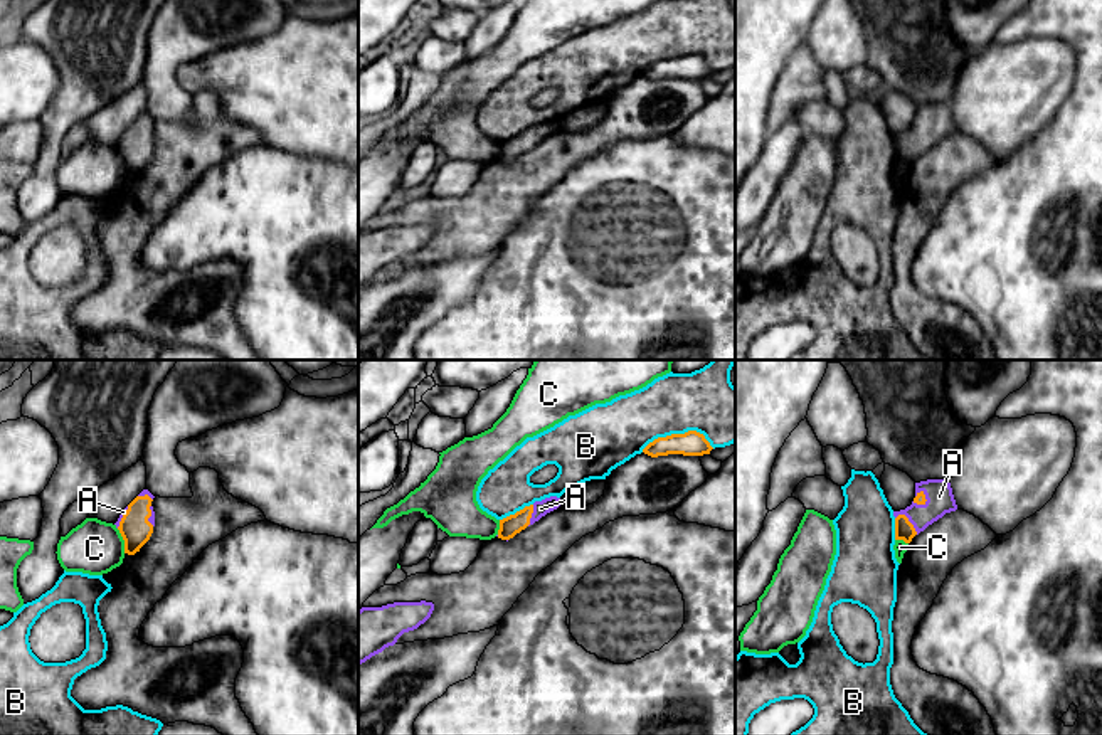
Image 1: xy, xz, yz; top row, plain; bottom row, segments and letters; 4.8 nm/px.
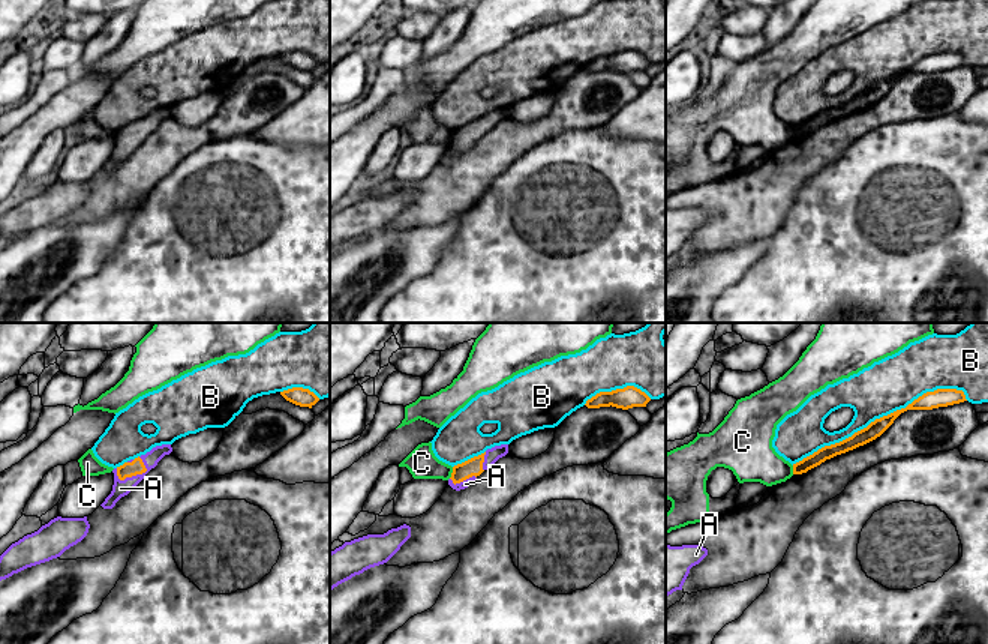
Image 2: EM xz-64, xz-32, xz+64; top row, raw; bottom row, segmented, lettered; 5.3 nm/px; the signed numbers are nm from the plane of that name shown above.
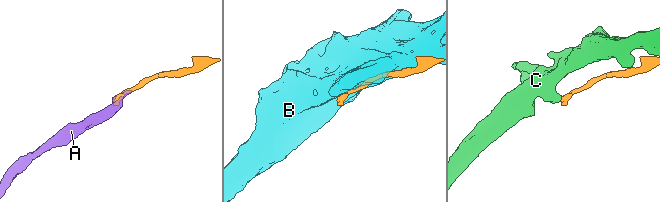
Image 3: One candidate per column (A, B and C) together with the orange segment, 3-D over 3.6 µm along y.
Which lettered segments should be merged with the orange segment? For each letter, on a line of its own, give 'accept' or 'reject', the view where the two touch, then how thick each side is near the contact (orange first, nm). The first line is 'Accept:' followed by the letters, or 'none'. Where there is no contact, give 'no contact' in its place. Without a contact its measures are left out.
Accept: A
A: accept; contact in yz; calibres 100 and 130 nm
B: reject; contact in xz; calibres 120 and 280 nm
C: reject; contact in xy; calibres 150 and 260 nm

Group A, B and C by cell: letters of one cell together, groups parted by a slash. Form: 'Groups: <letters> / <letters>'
Groups: A / B / C

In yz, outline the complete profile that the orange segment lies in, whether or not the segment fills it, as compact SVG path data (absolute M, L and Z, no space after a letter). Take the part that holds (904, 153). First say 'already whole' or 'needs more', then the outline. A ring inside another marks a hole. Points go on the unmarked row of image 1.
needs more | M927 103L915 106L915 121L912 128L905 133L893 135L895 163L910 167L912 161L929 148L956 133L957 128L949 104Z

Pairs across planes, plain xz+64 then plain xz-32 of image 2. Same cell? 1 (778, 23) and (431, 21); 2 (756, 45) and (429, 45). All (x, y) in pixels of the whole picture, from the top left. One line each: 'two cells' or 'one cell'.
1: two cells
2: two cells

